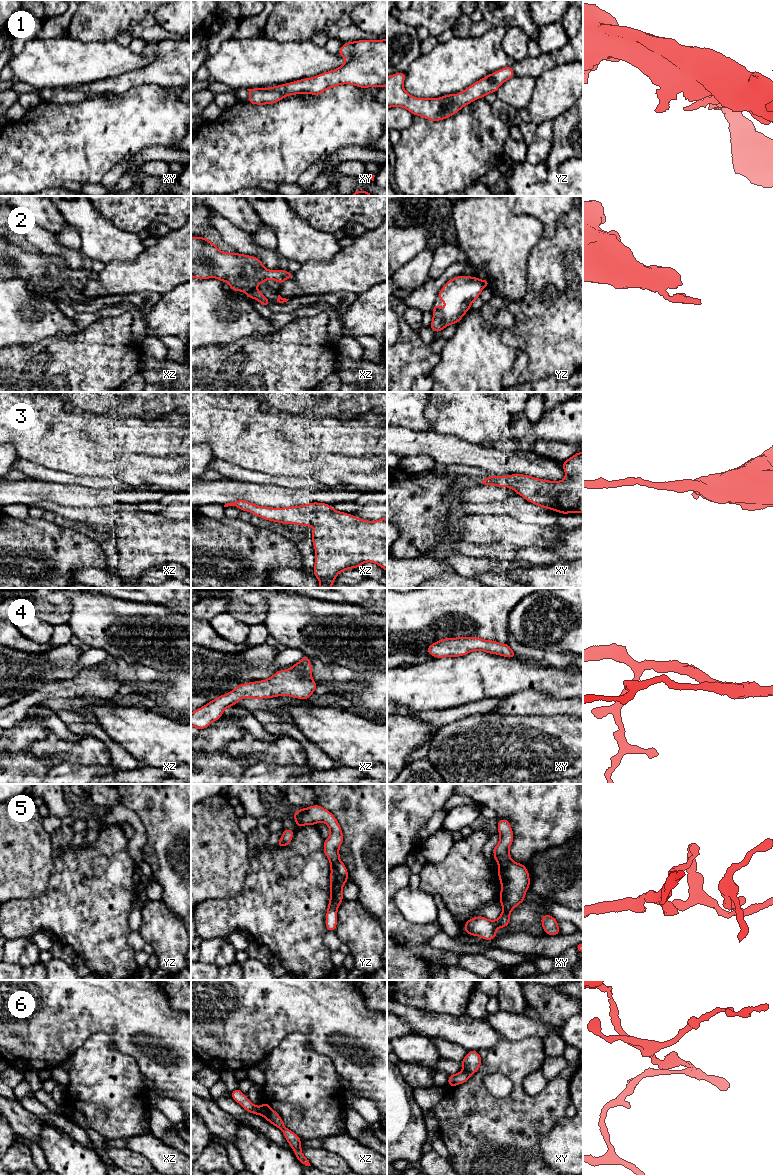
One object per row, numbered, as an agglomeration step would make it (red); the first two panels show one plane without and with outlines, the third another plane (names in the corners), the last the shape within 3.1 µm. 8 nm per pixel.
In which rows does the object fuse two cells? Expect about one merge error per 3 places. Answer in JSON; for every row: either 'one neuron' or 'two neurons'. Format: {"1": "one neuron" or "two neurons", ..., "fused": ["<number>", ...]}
{"1": "one neuron", "2": "one neuron", "3": "one neuron", "4": "one neuron", "5": "two neurons", "6": "two neurons", "fused": ["5", "6"]}

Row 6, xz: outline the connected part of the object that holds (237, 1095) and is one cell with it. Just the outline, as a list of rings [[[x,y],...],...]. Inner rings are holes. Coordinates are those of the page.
[[[237,1087],[233,1092],[230,1093],[230,1096],[239,1103],[246,1111],[255,1114],[261,1115],[261,1107],[254,1105],[246,1095],[244,1095],[240,1089]],[[261,1115],[262,1116],[262,1115]]]

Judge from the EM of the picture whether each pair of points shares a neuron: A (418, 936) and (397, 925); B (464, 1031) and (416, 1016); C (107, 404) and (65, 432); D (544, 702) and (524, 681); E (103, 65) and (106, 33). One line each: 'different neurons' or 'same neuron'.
A: same neuron
B: same neuron
C: different neurons
D: different neurons
E: different neurons

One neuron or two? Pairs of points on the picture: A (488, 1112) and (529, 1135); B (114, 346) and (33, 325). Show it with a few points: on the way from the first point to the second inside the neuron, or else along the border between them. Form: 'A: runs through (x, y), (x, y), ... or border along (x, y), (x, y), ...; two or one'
A: runs through (498, 1122), (511, 1135), (519, 1135); one
B: border along (83, 328), (77, 333), (56, 333), (43, 339); two

